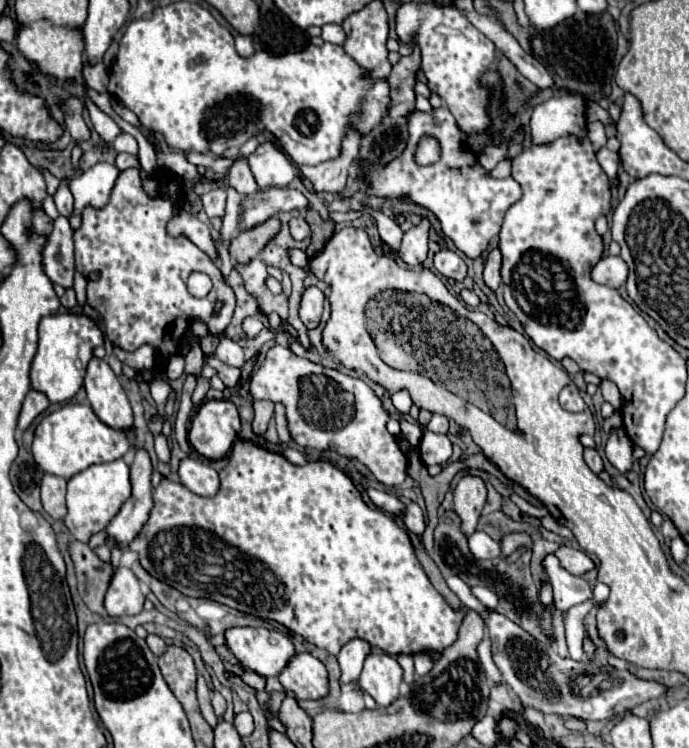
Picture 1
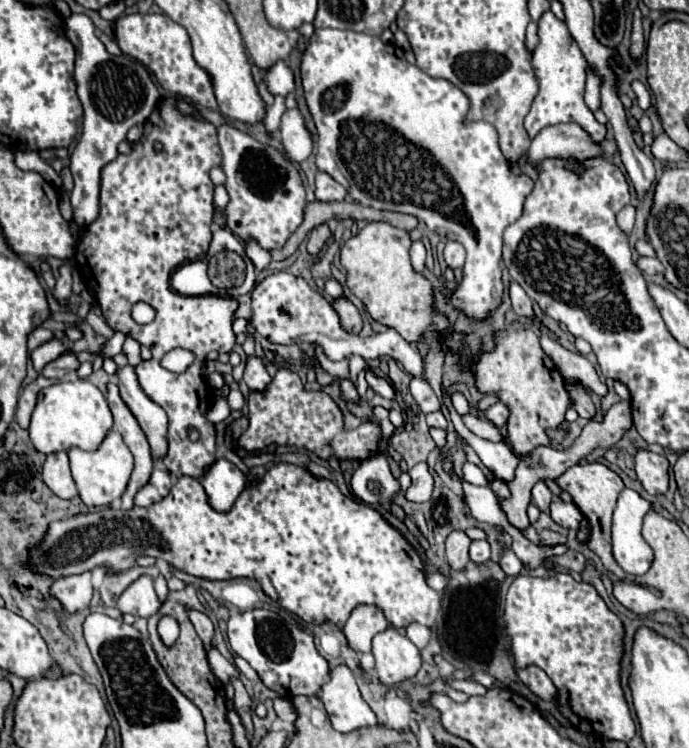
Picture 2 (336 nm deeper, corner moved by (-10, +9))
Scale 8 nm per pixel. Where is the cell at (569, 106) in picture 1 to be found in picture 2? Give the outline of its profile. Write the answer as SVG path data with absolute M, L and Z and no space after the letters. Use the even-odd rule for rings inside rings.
M550 10L542 14L538 20L538 46L532 52L532 68L538 80L538 94L532 102L532 108L524 120L524 128L530 138L536 138L540 130L556 124L568 124L574 122L578 124L590 138L592 142L602 142L606 136L606 126L598 124L590 108L584 104L584 88L586 88L586 68L588 62L584 60L582 52L578 50L578 44L570 36L566 22L558 20Z

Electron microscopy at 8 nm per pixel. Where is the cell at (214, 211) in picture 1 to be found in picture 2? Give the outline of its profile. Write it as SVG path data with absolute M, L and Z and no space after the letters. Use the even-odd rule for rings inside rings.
M230 124L218 128L218 142L222 150L220 168L226 174L224 186L230 196L230 202L224 208L228 228L242 240L254 236L266 250L282 248L288 236L302 224L306 206L306 194L298 168L274 146L258 142Z

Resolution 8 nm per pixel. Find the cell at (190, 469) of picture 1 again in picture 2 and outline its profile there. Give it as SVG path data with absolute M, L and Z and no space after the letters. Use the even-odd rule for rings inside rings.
M216 458L204 470L200 482L210 498L210 504L222 512L230 510L230 506L234 504L246 484L246 476L238 466L234 466L226 458Z

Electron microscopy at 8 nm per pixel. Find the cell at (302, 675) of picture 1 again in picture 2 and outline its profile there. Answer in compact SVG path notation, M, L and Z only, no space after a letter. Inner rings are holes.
M344 664L330 670L330 680L320 688L318 698L322 700L330 722L338 732L350 732L362 726L378 724L376 714L360 696L350 668Z

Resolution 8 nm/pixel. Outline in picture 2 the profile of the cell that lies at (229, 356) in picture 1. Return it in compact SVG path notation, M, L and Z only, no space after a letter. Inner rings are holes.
M248 356L246 358L246 368L244 368L244 382L252 390L264 390L270 384L270 374L264 366L264 362L258 356Z

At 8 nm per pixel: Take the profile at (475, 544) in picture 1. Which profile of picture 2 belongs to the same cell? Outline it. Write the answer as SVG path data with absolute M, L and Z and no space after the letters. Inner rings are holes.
M488 540L472 542L472 546L470 546L470 560L476 562L476 564L482 564L482 562L490 560L490 544L488 544Z

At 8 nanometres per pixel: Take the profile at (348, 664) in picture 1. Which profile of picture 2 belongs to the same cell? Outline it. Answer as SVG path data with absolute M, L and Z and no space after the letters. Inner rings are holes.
M358 606L344 626L346 642L356 652L370 652L372 638L388 628L388 620L376 606Z

